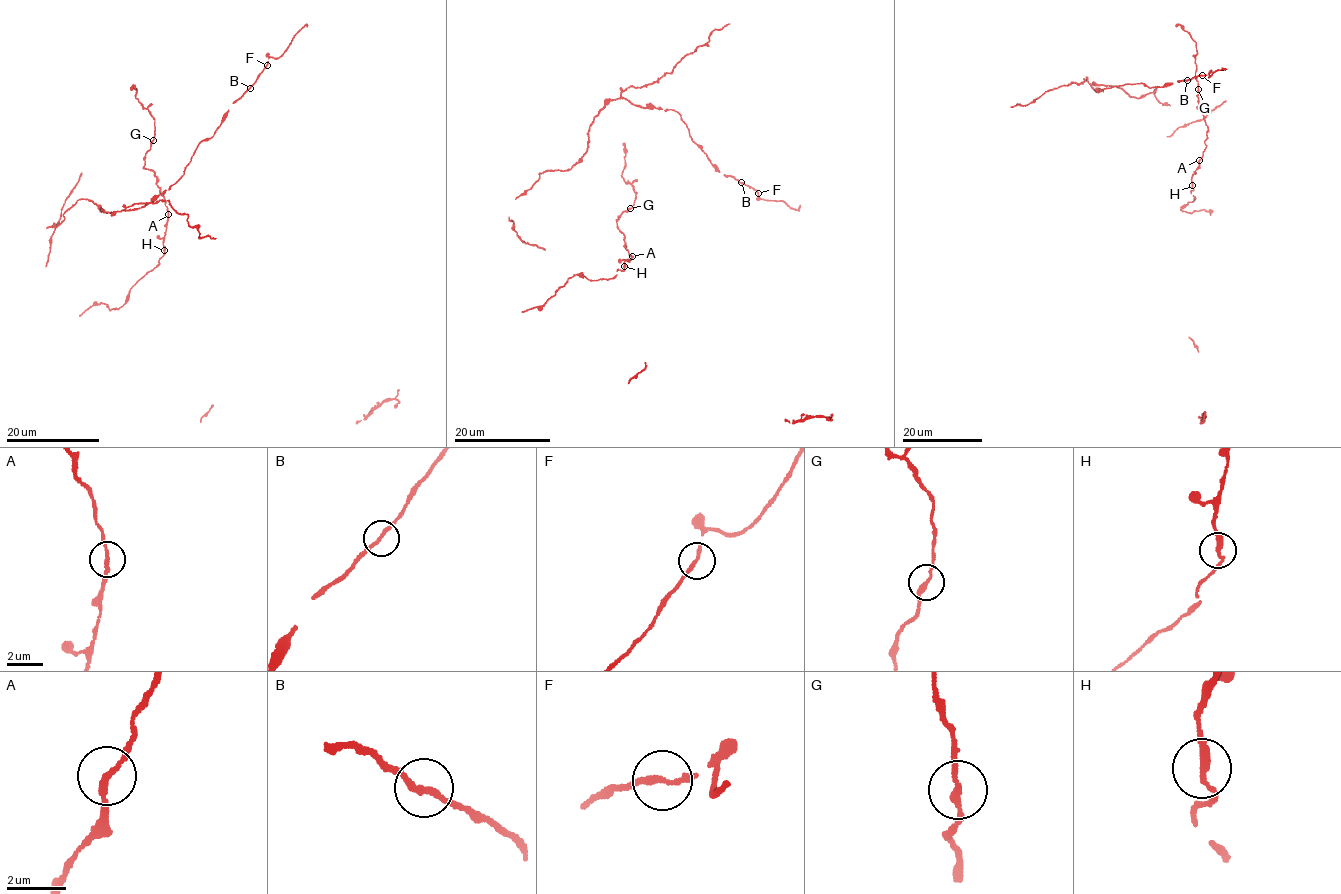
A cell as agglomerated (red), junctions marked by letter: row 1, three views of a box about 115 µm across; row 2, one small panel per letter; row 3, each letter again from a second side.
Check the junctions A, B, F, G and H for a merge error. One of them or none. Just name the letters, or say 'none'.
none

